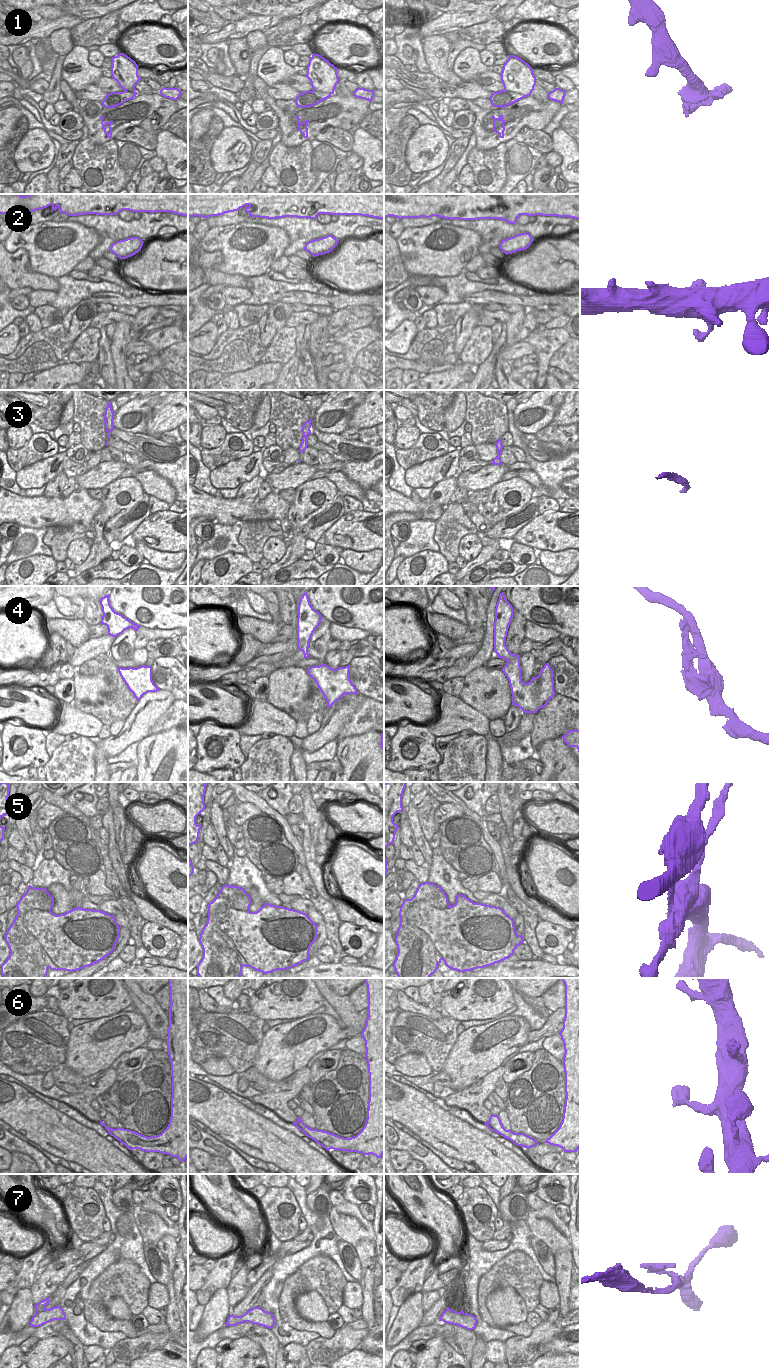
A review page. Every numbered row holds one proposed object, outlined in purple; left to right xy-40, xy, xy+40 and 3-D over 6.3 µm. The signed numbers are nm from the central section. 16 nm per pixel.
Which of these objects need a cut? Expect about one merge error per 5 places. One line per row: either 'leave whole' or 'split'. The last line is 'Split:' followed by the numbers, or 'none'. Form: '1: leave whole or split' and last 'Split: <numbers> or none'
1: split
2: leave whole
3: leave whole
4: split
5: split
6: leave whole
7: leave whole
Split: 1, 4, 5

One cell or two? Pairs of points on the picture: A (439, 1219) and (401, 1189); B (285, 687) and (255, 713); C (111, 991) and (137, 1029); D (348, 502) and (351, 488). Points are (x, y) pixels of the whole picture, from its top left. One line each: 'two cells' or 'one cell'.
A: one cell
B: two cells
C: two cells
D: two cells

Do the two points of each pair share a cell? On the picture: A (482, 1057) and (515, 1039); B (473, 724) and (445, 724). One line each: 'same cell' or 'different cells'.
A: same cell
B: same cell

